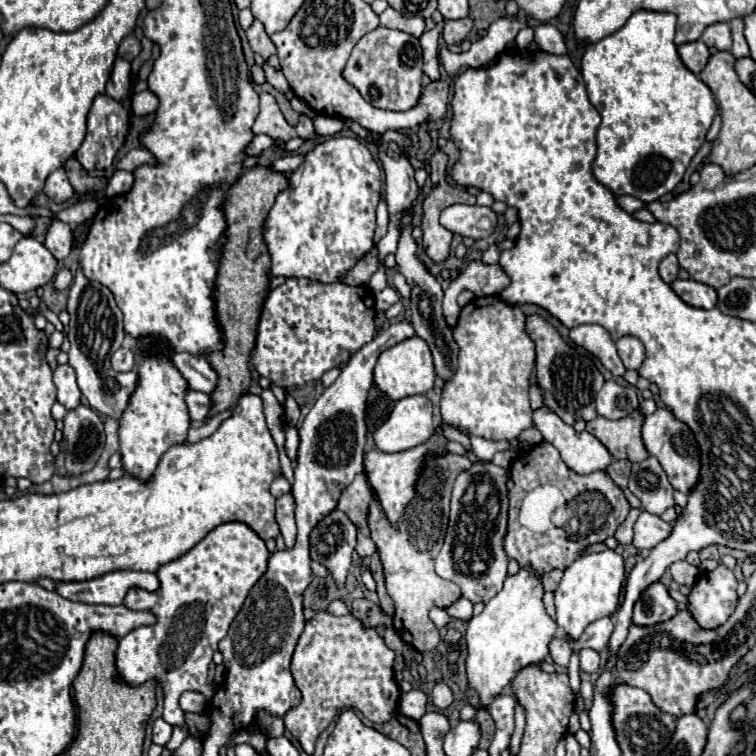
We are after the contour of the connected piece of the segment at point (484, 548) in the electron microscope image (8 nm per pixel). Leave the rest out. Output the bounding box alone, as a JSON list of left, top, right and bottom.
[435,461,509,603]

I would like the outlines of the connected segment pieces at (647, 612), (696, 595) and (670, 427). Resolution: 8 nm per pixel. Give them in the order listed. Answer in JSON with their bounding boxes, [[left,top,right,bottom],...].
[[633,581,677,625],[689,565,737,629],[643,409,699,493]]

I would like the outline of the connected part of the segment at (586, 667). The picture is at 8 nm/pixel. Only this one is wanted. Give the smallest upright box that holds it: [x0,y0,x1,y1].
[581,651,599,673]

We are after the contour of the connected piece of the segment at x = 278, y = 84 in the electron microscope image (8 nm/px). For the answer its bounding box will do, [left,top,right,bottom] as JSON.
[263,65,291,93]

